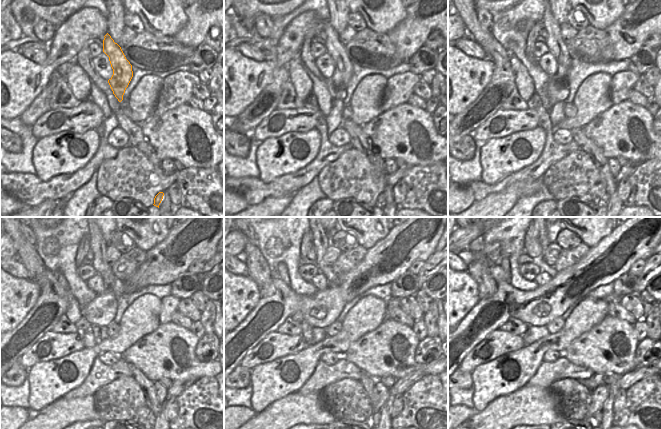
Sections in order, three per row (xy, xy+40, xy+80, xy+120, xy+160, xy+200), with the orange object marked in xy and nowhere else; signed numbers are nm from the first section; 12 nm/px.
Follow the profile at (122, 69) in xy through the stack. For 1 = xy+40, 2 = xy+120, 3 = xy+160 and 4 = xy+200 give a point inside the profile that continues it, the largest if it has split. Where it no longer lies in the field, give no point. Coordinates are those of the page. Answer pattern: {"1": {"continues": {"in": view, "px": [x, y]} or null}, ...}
{"1": {"continues": {"in": "xy+40", "px": [343, 72]}}, "2": {"continues": {"in": "xy+120", "px": [98, 246]}}, "3": {"continues": {"in": "xy+160", "px": [321, 242]}}, "4": {"continues": {"in": "xy+200", "px": [542, 239]}}}

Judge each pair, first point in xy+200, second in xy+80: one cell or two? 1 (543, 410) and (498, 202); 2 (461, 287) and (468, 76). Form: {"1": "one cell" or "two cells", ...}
{"1": "one cell", "2": "one cell"}

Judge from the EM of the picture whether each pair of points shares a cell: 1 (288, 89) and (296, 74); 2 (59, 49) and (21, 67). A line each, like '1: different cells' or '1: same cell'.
1: different cells
2: same cell

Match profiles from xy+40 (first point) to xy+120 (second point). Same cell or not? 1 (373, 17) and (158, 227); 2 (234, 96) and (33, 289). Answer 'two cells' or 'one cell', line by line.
1: one cell
2: one cell

